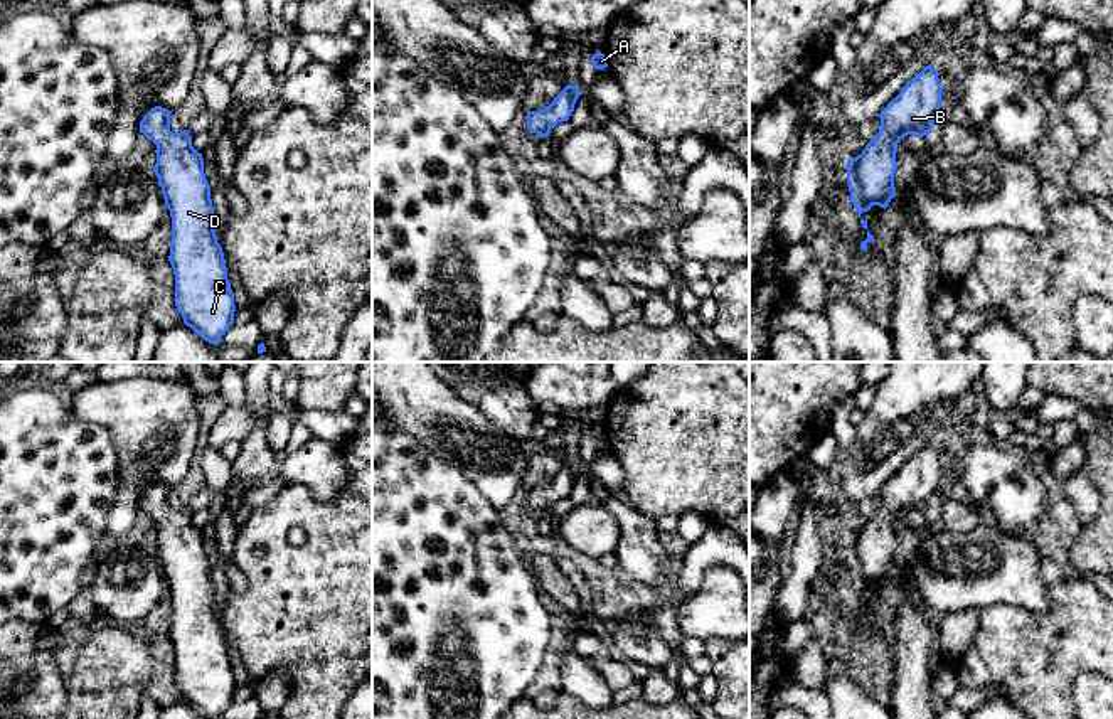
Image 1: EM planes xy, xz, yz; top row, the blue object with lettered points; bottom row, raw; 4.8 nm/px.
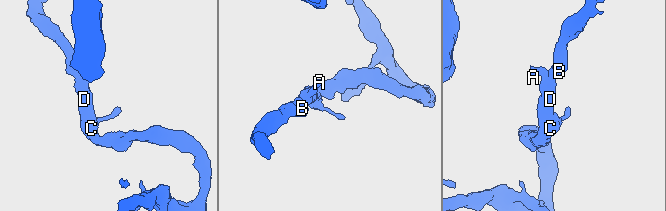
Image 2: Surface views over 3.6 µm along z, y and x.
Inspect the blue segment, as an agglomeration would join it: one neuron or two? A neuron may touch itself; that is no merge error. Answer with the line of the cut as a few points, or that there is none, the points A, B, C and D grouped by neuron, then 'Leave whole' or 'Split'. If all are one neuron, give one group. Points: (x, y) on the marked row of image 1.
No split. Groups: A B C D. Leave whole

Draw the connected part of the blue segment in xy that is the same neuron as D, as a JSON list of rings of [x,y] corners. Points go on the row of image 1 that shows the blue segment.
[[[155,106],[140,121],[140,133],[157,145],[155,175],[162,187],[165,205],[172,217],[172,244],[168,261],[175,274],[175,306],[184,323],[212,345],[234,323],[234,293],[227,280],[227,268],[214,231],[214,207],[210,187],[204,173],[204,158],[192,146],[187,130],[170,130],[172,111]]]

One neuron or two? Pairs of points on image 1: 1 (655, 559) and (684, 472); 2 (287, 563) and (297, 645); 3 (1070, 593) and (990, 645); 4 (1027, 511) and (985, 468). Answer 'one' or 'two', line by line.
1: two
2: one
3: one
4: one

